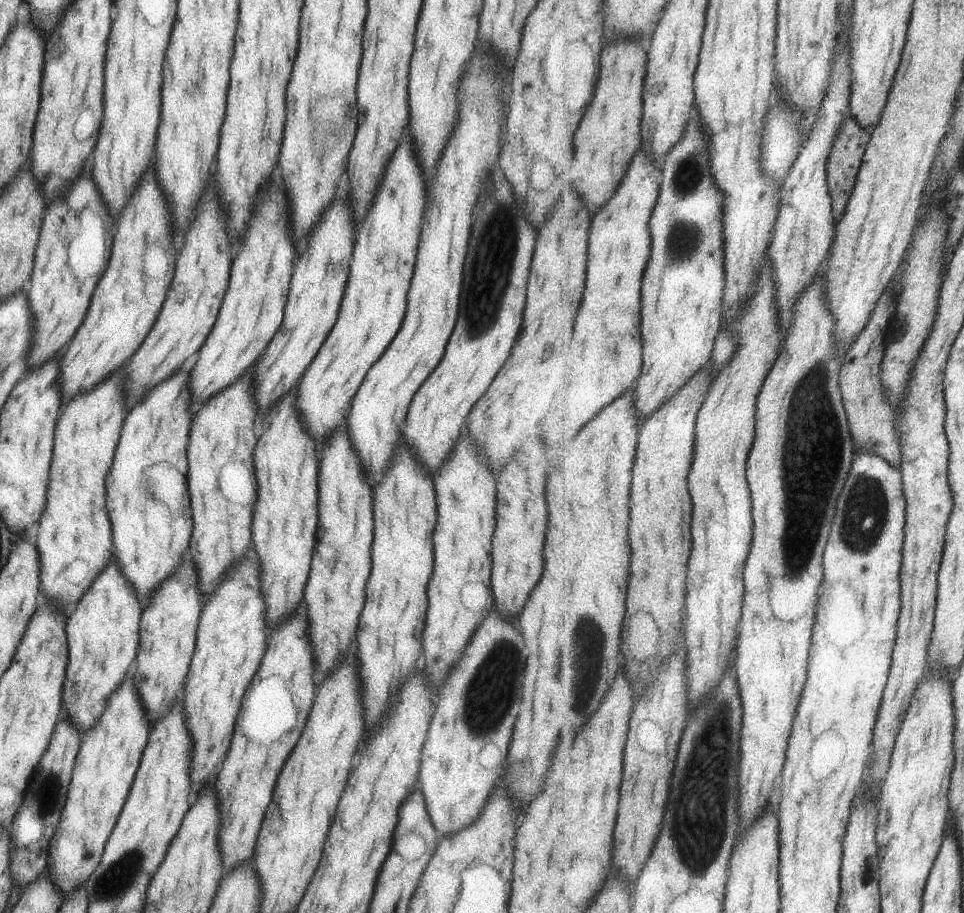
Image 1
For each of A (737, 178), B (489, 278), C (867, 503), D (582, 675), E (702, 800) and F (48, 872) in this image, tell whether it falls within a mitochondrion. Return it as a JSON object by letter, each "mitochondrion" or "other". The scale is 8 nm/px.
{"A":"other","B":"mitochondrion","C":"mitochondrion","D":"mitochondrion","E":"mitochondrion","F":"other"}

